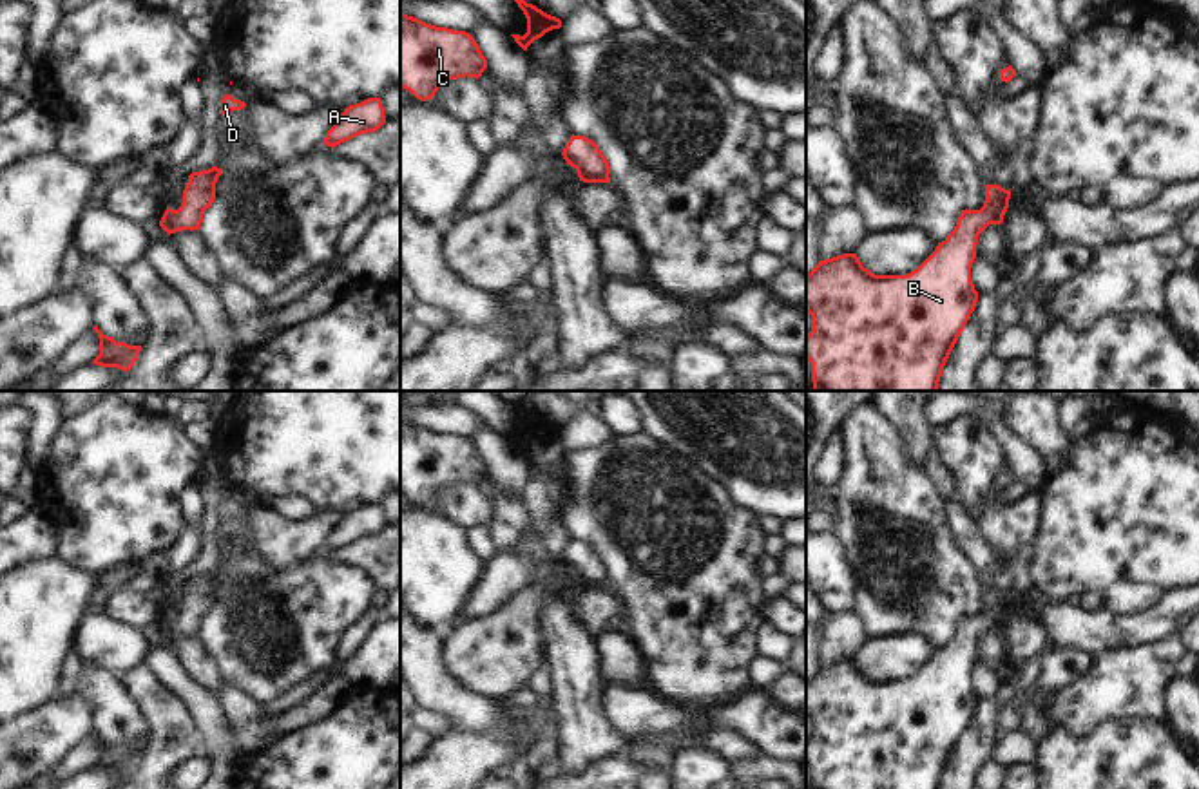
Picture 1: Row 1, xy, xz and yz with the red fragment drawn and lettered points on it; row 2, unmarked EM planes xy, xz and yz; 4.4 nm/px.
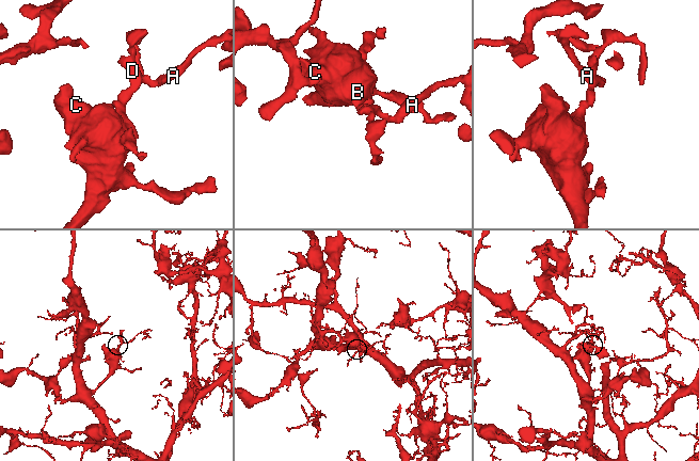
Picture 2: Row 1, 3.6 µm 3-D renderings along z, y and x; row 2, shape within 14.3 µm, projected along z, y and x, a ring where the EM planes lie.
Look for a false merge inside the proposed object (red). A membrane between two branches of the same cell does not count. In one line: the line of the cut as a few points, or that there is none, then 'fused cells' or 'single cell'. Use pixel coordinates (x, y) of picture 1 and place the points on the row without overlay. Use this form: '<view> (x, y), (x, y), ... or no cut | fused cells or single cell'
no cut | single cell

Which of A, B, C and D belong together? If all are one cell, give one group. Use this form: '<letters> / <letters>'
A B C D

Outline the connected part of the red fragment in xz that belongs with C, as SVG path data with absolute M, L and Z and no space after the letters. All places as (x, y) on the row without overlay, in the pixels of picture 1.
M400 418L400 492L417 505L431 505L444 485L478 485L485 474L487 465L469 438Z

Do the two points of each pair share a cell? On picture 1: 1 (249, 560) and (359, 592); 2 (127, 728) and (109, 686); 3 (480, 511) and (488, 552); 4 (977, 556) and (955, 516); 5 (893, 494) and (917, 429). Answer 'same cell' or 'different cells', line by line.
1: same cell
2: same cell
3: different cells
4: same cell
5: different cells

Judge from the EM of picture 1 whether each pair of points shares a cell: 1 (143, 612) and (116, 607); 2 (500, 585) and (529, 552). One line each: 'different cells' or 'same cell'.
1: same cell
2: same cell

